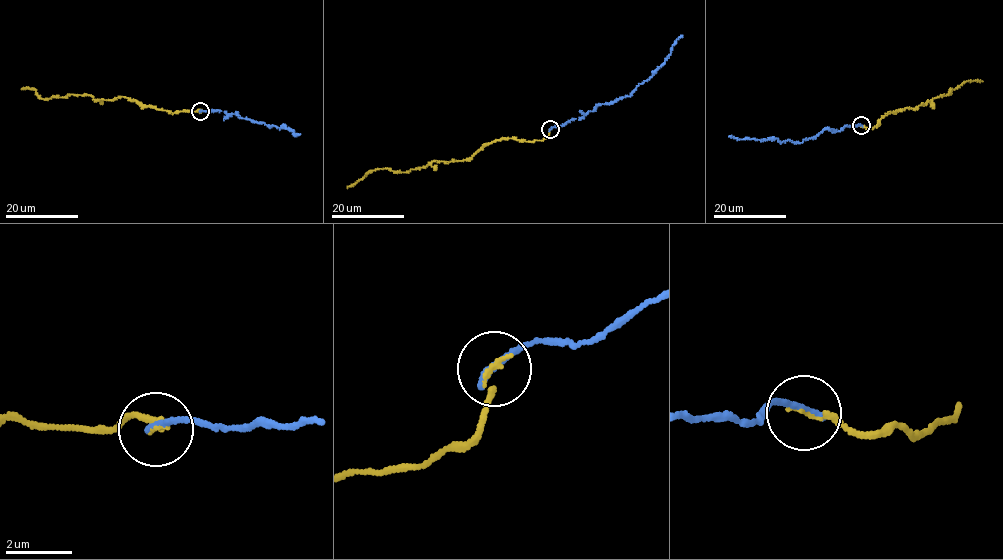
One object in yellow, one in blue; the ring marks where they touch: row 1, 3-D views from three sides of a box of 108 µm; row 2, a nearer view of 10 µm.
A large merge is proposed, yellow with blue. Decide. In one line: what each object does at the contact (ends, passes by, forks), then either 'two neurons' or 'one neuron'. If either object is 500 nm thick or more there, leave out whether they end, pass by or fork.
yellow ends there; blue ends there; one neuron

